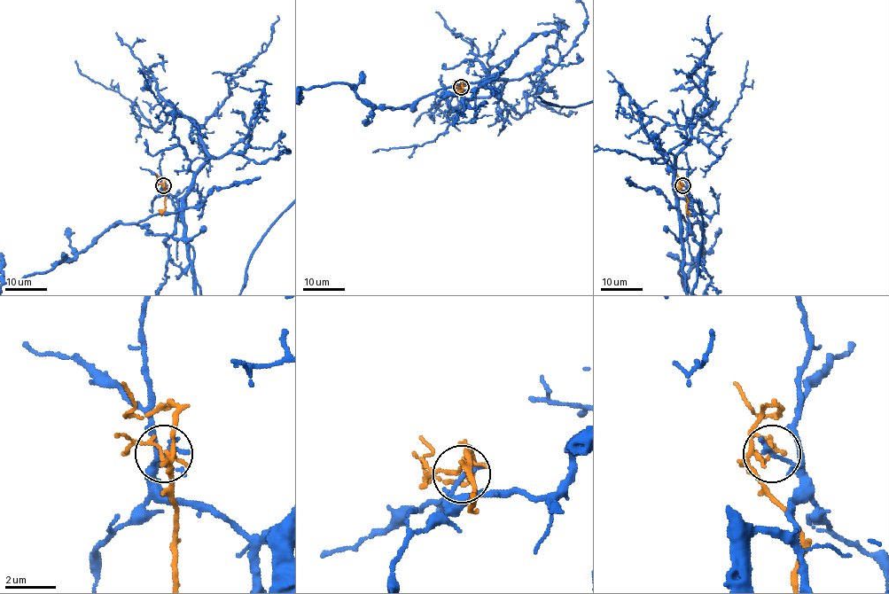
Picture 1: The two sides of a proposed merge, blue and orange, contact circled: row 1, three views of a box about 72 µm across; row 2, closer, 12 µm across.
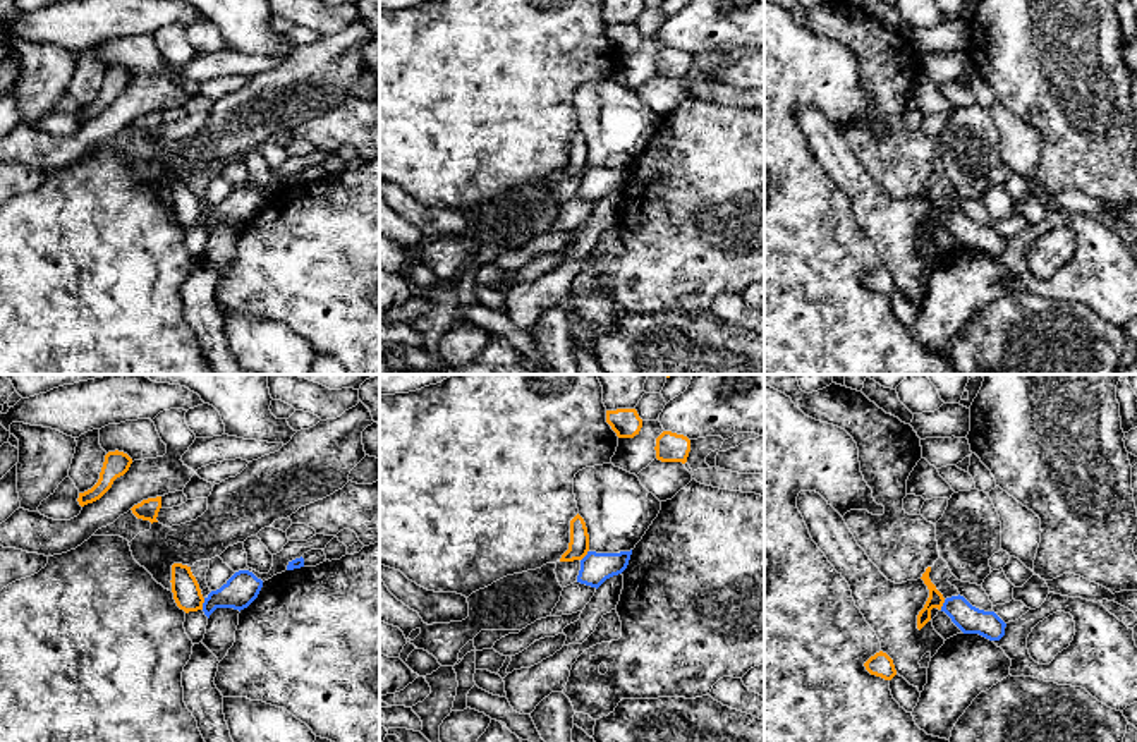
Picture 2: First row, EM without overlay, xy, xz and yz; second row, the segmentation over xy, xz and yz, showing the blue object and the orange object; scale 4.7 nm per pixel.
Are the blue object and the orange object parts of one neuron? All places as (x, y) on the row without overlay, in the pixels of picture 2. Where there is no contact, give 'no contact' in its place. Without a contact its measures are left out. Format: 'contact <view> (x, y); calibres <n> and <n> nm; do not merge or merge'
contact xy (203, 218); calibres 160 and 130 nm; do not merge

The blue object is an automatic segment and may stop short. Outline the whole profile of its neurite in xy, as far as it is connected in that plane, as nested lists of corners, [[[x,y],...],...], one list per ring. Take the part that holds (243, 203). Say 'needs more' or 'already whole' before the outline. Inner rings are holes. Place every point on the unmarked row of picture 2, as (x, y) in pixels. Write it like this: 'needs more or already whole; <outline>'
already whole; [[[249,186],[235,187],[220,204],[211,206],[203,218],[203,227],[210,230],[216,223],[247,223],[259,210],[263,196]]]

